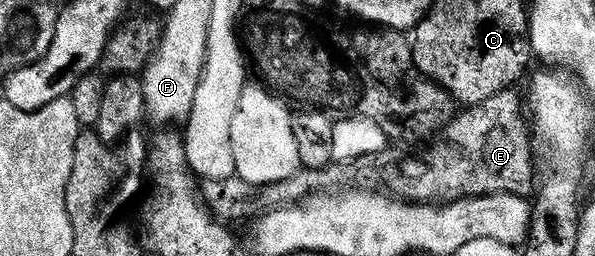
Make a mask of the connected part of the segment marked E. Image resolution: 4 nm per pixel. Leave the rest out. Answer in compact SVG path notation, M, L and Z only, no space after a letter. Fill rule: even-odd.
M508 87L502 92L492 94L492 98L484 98L484 102L471 104L459 111L446 124L446 141L435 152L426 152L418 157L410 156L407 160L400 161L398 168L383 170L382 176L387 184L385 187L403 202L449 202L460 200L464 196L489 196L492 192L511 192L517 196L526 196L535 183L536 168L532 163L524 100L514 91L513 87Z

